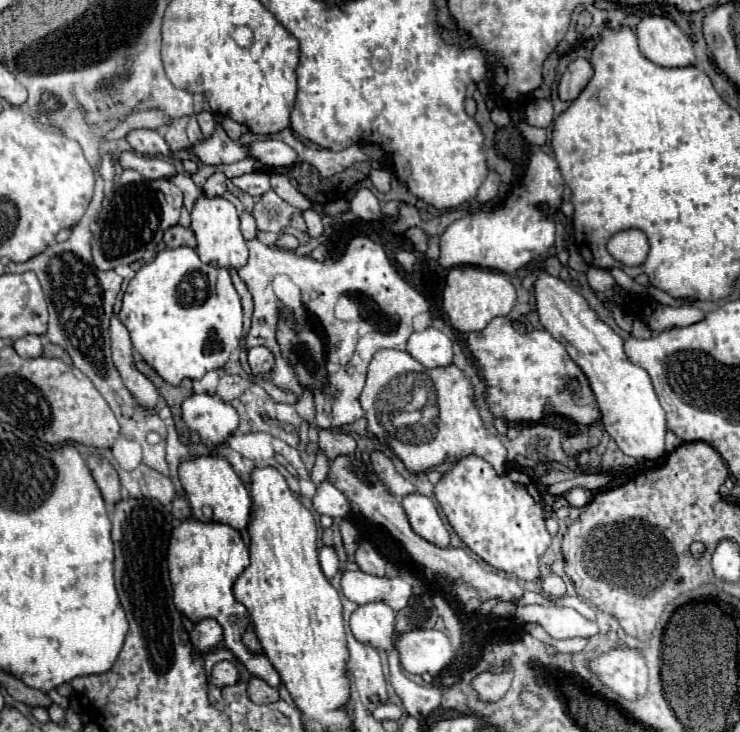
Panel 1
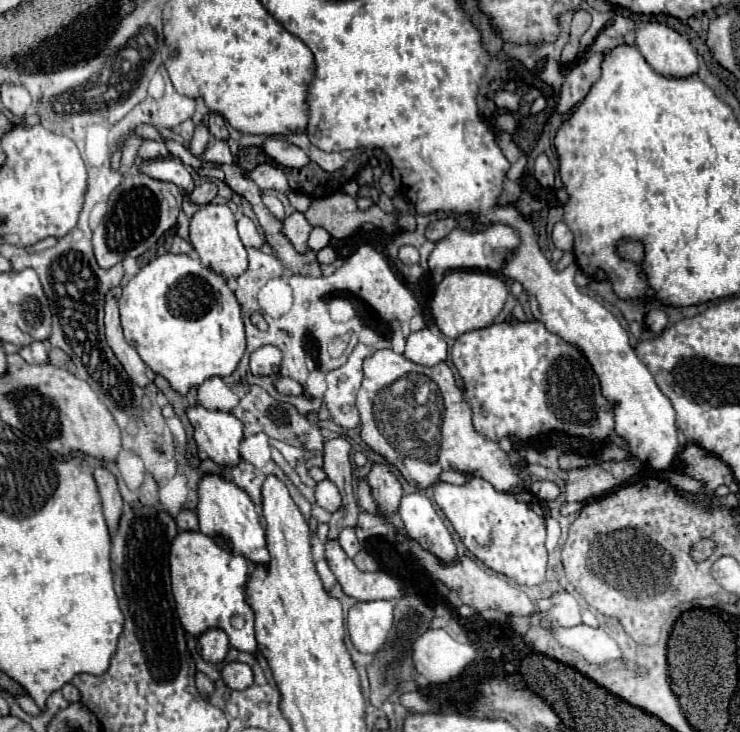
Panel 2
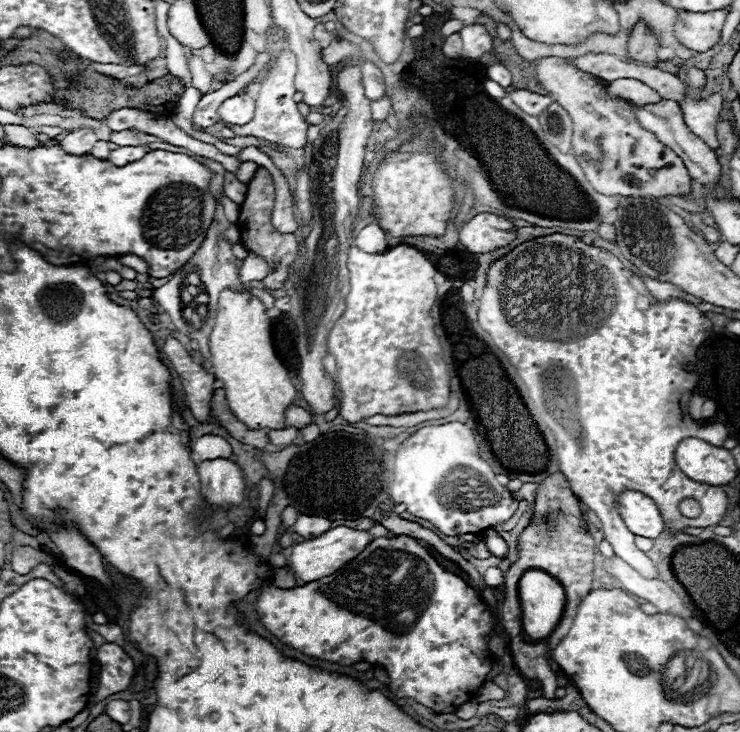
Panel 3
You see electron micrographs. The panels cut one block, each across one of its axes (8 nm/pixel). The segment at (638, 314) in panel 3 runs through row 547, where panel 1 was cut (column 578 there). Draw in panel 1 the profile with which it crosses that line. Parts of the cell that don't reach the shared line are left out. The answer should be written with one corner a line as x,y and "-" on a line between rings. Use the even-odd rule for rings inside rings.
520,606
516,608
518,622
540,624
554,640
574,637
590,637
598,631
597,624
580,616
574,608
564,606

